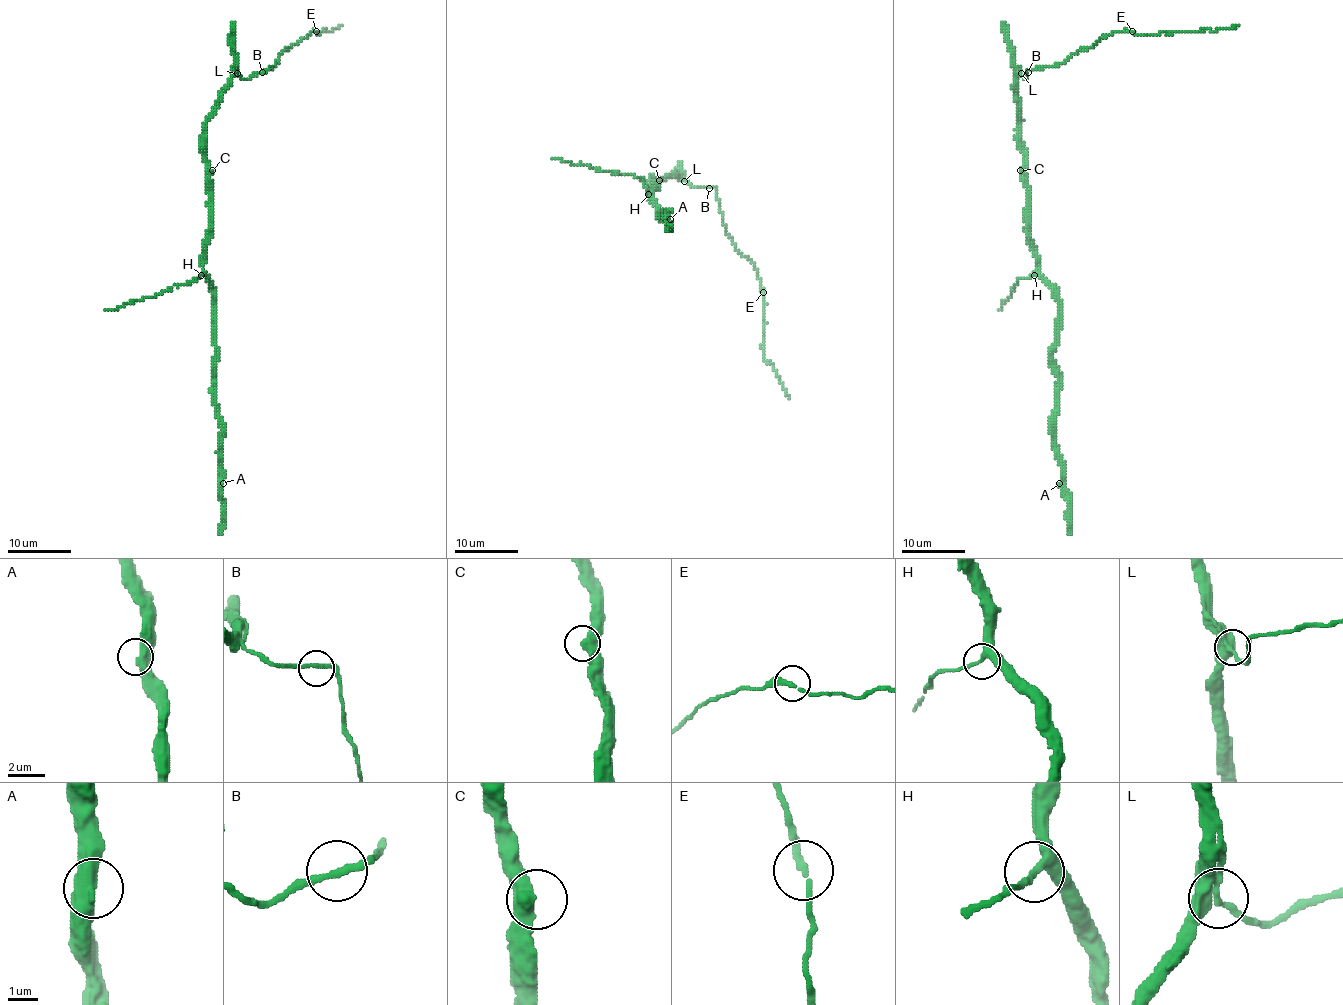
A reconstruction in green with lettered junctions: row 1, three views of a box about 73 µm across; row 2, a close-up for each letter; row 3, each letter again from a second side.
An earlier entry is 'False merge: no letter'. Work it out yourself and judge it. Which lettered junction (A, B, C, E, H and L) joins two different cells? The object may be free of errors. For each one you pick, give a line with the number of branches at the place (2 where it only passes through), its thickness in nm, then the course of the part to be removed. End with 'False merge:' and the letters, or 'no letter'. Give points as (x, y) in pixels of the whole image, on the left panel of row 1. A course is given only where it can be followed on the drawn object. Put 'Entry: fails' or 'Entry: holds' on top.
Entry: holds
False merge: no letter

